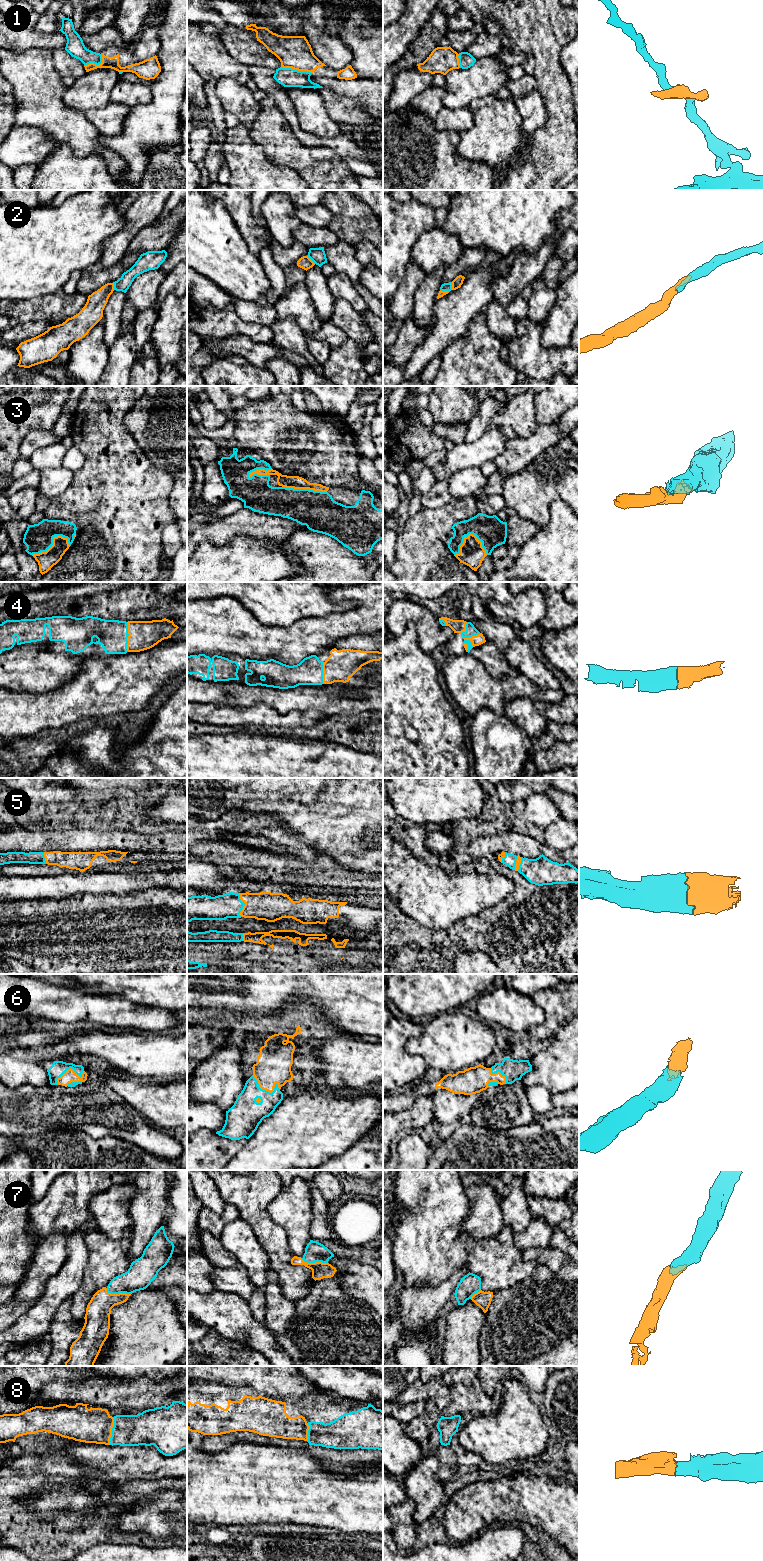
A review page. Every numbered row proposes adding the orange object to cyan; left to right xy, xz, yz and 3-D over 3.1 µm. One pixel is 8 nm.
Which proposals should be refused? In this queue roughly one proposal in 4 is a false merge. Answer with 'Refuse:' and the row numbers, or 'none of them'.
Refuse: 1

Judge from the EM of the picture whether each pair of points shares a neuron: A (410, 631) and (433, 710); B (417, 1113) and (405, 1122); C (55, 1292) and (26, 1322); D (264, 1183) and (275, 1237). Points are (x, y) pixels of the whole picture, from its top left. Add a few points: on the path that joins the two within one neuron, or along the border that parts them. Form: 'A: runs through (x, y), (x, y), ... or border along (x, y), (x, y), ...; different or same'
A: runs through (410, 651), (410, 687), (413, 690); same
B: runs through (414, 1116), (408, 1120); same
C: runs through (49, 1299), (34, 1314); same
D: runs through (258, 1196), (258, 1218), (262, 1224); same

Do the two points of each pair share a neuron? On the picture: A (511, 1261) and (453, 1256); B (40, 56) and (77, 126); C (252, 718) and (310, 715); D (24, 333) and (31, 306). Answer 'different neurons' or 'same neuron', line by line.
A: different neurons
B: same neuron
C: same neuron
D: different neurons

